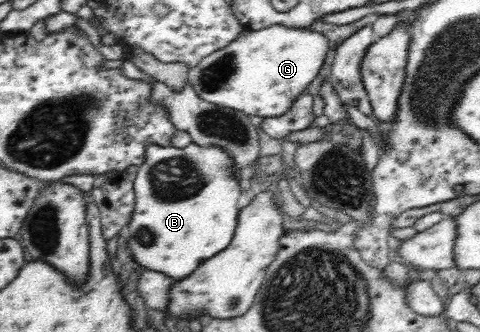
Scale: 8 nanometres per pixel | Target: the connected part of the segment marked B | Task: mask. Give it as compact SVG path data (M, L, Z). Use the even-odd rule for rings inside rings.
M191 142L185 148L157 144L146 146L143 164L139 165L133 188L135 208L131 218L122 230L121 236L127 240L127 246L137 264L175 278L175 281L189 276L204 260L215 256L230 245L237 226L239 208L237 201L241 196L239 176L234 176L234 160L218 146L199 146ZM133 232L143 234L141 240L129 240Z

